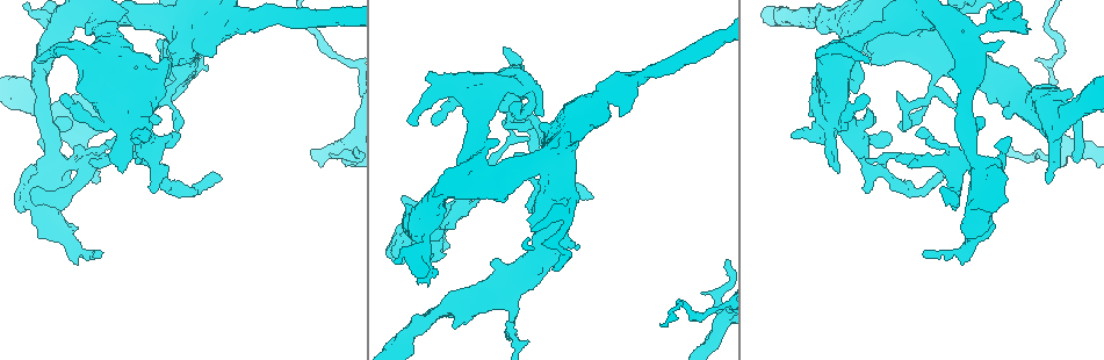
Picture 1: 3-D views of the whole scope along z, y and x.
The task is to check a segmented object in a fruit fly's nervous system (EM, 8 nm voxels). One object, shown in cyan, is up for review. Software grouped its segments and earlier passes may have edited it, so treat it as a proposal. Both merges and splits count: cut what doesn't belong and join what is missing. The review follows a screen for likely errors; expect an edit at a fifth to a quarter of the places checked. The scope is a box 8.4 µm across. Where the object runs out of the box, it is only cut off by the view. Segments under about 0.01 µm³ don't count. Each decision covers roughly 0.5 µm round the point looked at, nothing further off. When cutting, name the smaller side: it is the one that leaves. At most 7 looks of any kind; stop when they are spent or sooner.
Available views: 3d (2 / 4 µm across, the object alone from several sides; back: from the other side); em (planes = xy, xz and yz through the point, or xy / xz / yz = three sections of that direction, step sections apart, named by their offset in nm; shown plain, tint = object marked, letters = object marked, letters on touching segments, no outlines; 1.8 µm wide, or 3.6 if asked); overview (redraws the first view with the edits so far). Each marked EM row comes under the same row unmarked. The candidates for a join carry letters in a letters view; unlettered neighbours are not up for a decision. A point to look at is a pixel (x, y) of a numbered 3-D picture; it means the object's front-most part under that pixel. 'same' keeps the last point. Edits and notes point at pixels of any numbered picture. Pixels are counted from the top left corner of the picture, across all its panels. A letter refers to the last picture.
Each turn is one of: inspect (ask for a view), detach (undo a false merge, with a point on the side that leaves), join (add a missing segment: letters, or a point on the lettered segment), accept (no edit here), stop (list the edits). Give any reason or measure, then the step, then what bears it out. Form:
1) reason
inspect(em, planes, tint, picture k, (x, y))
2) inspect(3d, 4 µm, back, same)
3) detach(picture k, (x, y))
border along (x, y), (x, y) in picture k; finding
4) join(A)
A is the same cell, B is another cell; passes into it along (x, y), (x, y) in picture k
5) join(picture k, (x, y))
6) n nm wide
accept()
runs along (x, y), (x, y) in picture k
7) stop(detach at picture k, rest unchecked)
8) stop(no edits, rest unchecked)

branch stops here
inspect(3d, 2 µm, picture 1, (217, 176))

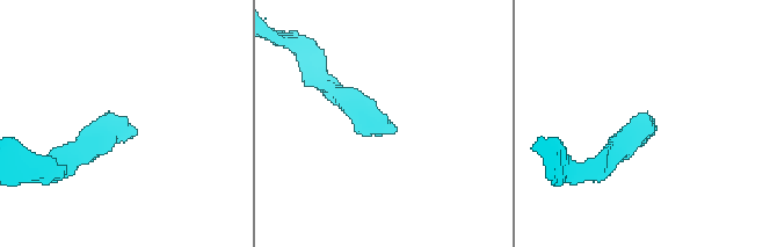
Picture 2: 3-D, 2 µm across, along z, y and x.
inspect(em, yz, step 8, letters, picture 2, (654, 125))

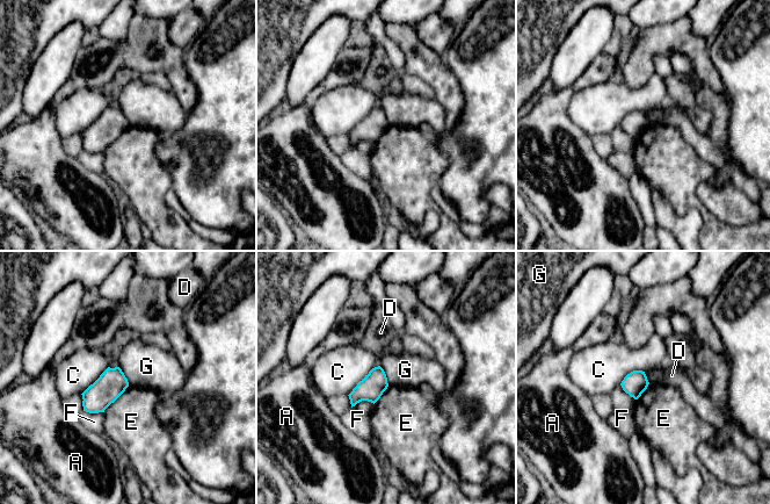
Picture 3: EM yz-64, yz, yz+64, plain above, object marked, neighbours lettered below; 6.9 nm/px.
inspect(em, planes, letters, same)

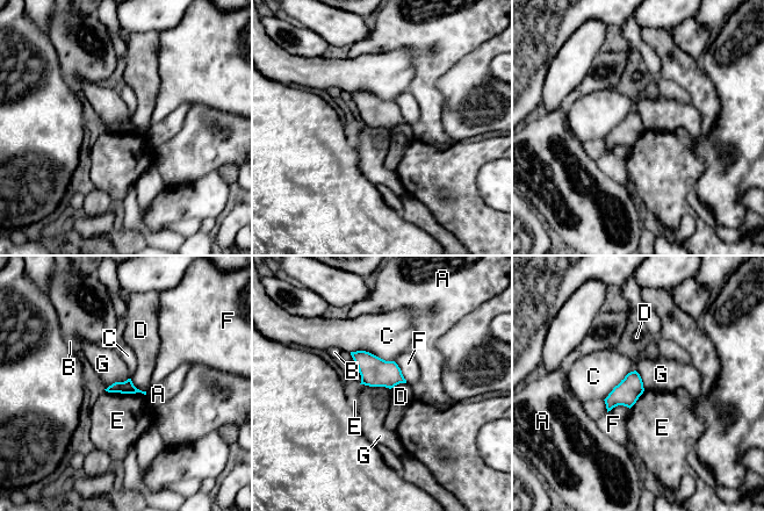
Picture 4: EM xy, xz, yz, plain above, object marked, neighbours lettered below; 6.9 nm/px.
accept()
A, B, C, D, E, F and G are other cells; border along (360, 383), (387, 387), (389, 389) in picture 4; no lettered segment goes on from it

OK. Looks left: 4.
abrupt turn
inspect(em, xz, step 4, tint, picture 1, (54, 162))

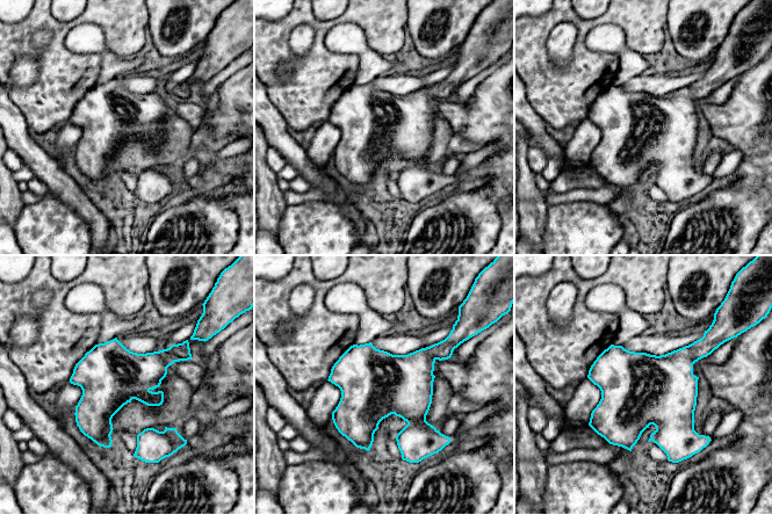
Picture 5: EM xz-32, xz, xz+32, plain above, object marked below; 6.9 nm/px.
cut it another way
inspect(em, planes, tint, same)

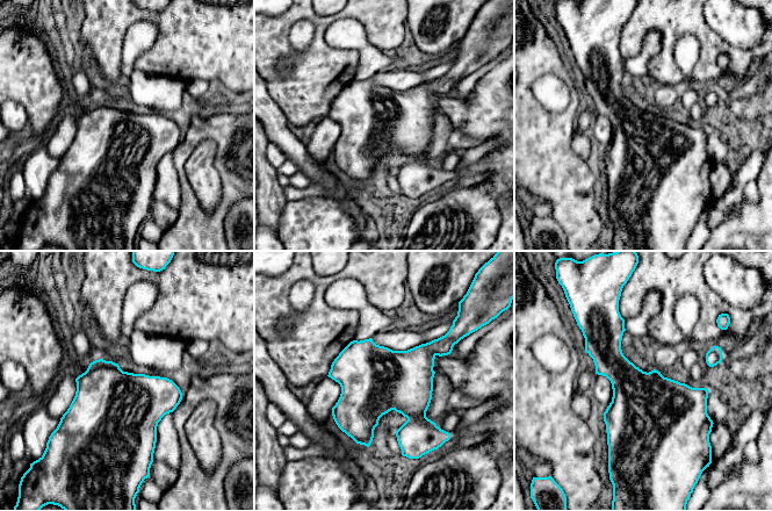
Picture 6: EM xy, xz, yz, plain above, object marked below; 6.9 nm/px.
inspect(em, planes, letters, same)

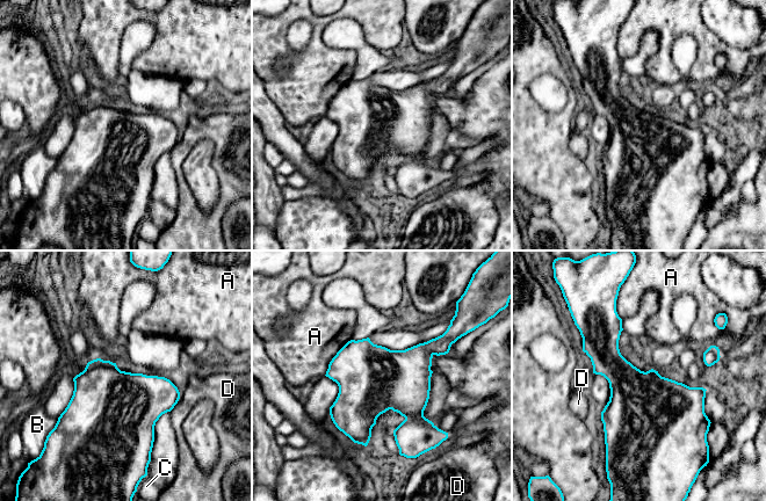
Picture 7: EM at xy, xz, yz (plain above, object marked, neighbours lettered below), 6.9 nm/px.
accept()
A, B, C and D are other cells; border along (180, 394), (176, 404), (170, 411) in picture 7; all the same neuron

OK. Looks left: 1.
stop(no edits, rest unchecked)

